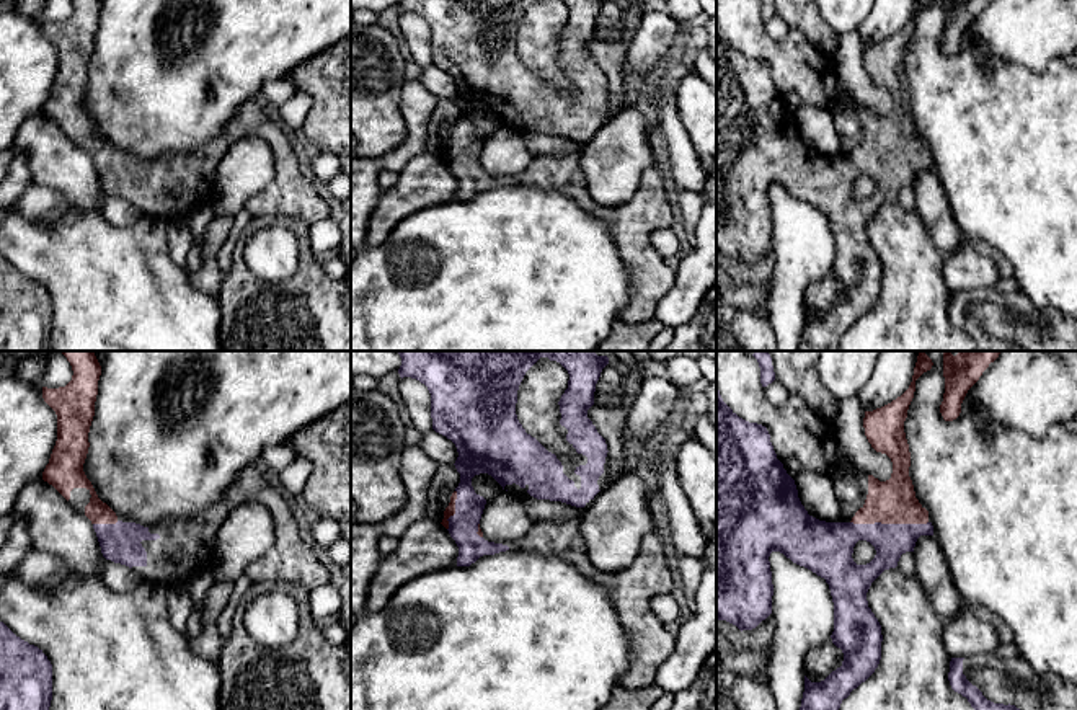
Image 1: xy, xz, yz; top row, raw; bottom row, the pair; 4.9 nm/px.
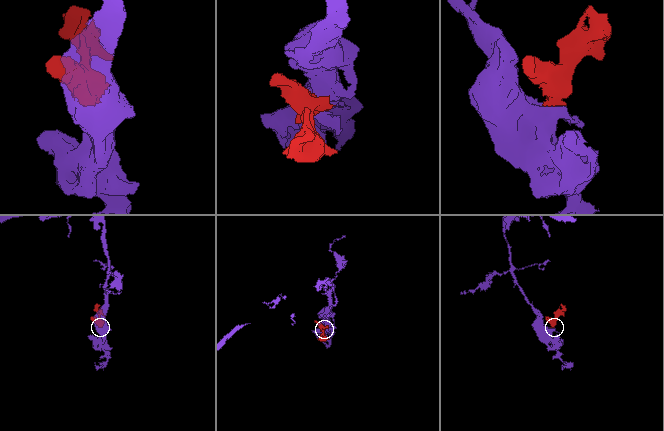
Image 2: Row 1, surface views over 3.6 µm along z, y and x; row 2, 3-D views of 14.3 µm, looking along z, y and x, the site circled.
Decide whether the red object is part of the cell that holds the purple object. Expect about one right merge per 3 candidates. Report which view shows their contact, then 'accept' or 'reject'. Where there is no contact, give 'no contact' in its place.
yz | accept

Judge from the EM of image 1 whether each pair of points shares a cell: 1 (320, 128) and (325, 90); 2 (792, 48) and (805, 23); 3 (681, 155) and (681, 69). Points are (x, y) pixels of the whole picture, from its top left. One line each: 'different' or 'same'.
1: same
2: different
3: same

